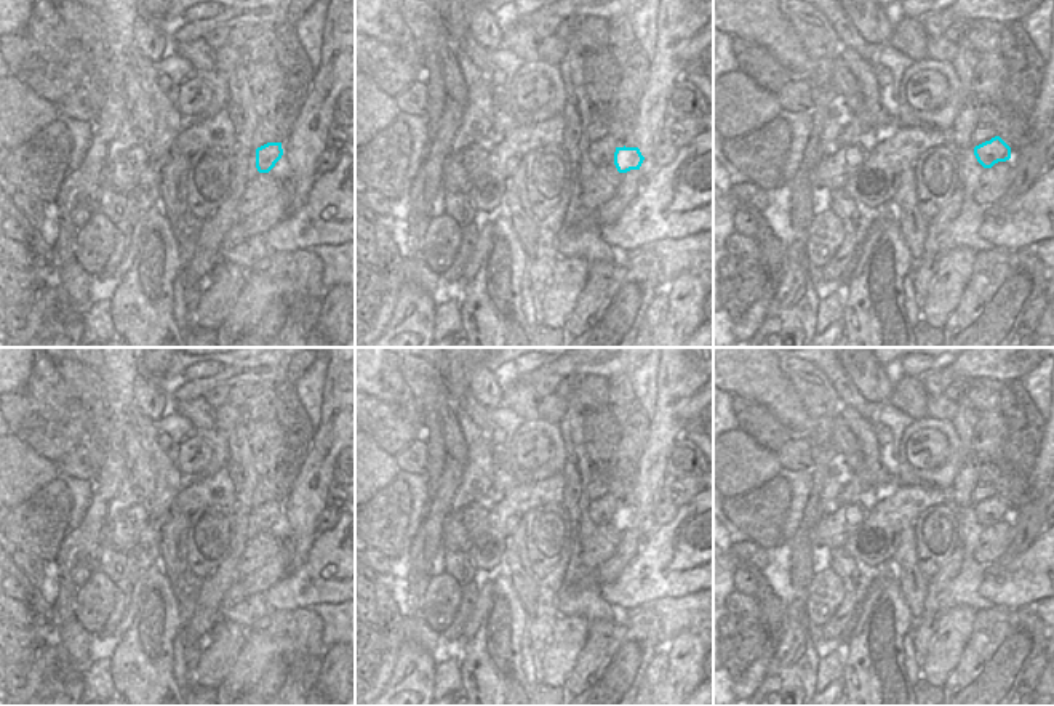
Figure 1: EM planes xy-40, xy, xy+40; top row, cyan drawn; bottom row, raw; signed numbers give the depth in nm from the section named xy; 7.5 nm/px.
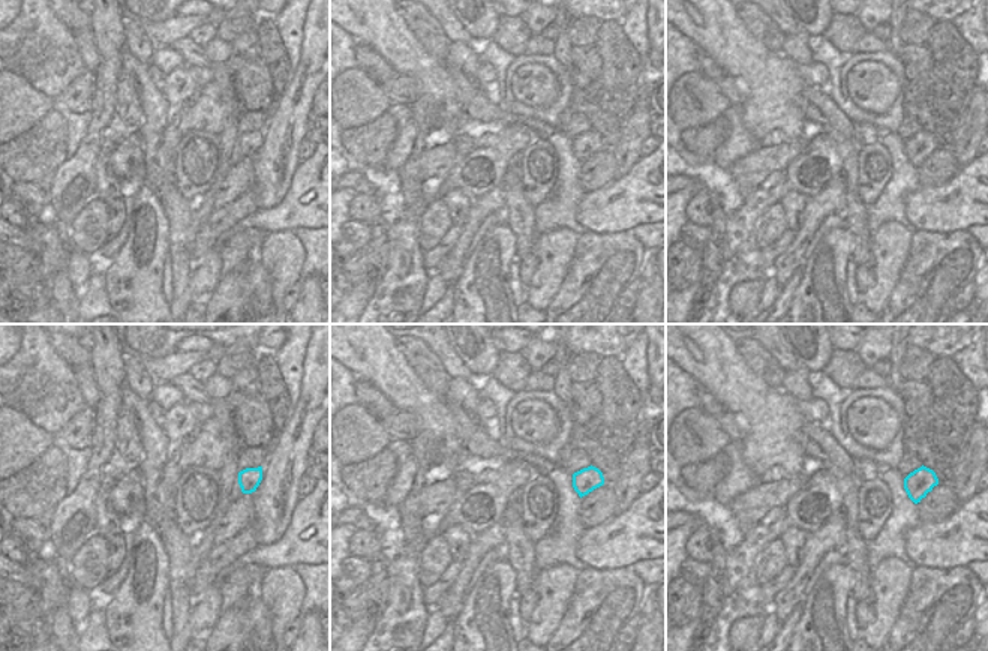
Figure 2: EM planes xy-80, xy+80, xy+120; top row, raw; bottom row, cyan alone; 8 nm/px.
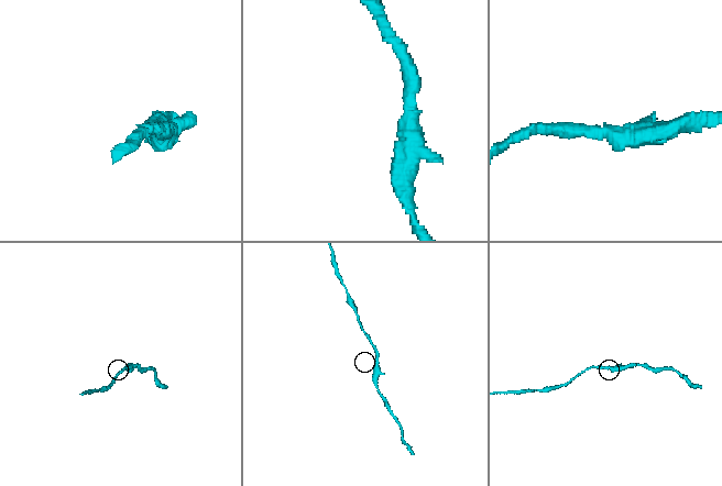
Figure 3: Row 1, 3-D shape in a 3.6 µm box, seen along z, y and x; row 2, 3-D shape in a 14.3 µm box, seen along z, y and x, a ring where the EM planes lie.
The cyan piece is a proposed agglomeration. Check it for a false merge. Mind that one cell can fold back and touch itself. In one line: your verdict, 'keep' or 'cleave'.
keep

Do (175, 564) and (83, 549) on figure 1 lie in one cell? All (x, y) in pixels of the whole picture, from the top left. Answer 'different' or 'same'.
different

